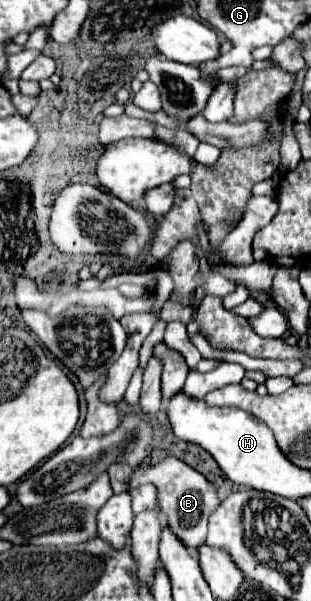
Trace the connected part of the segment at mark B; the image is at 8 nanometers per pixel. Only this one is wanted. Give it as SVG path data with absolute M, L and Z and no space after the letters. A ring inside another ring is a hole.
M167 457L159 461L155 467L149 465L145 471L135 471L135 475L131 477L131 487L143 485L143 483L153 483L159 489L159 505L161 505L161 511L167 515L167 523L171 531L187 547L201 545L207 535L209 515L213 513L213 507L221 503L217 495L217 487L211 481L207 481L205 475L201 475L199 471L195 471L193 467L189 467L177 457Z

